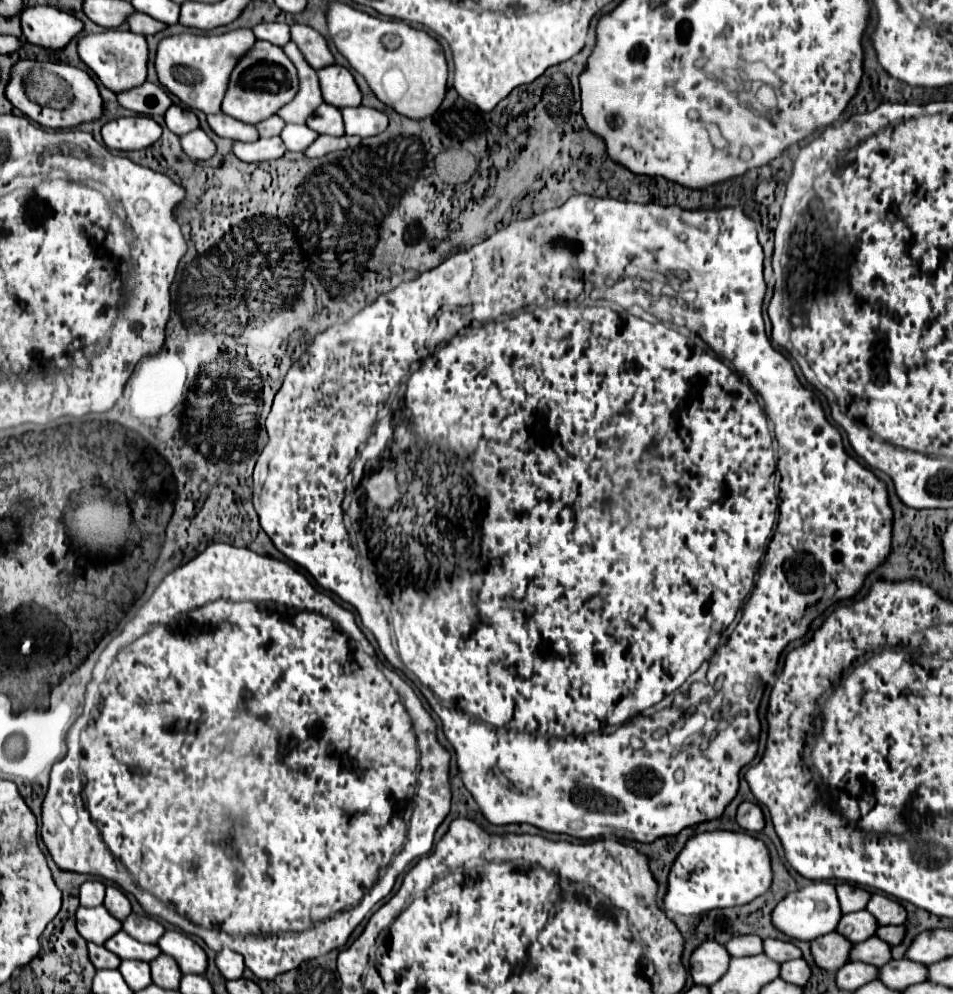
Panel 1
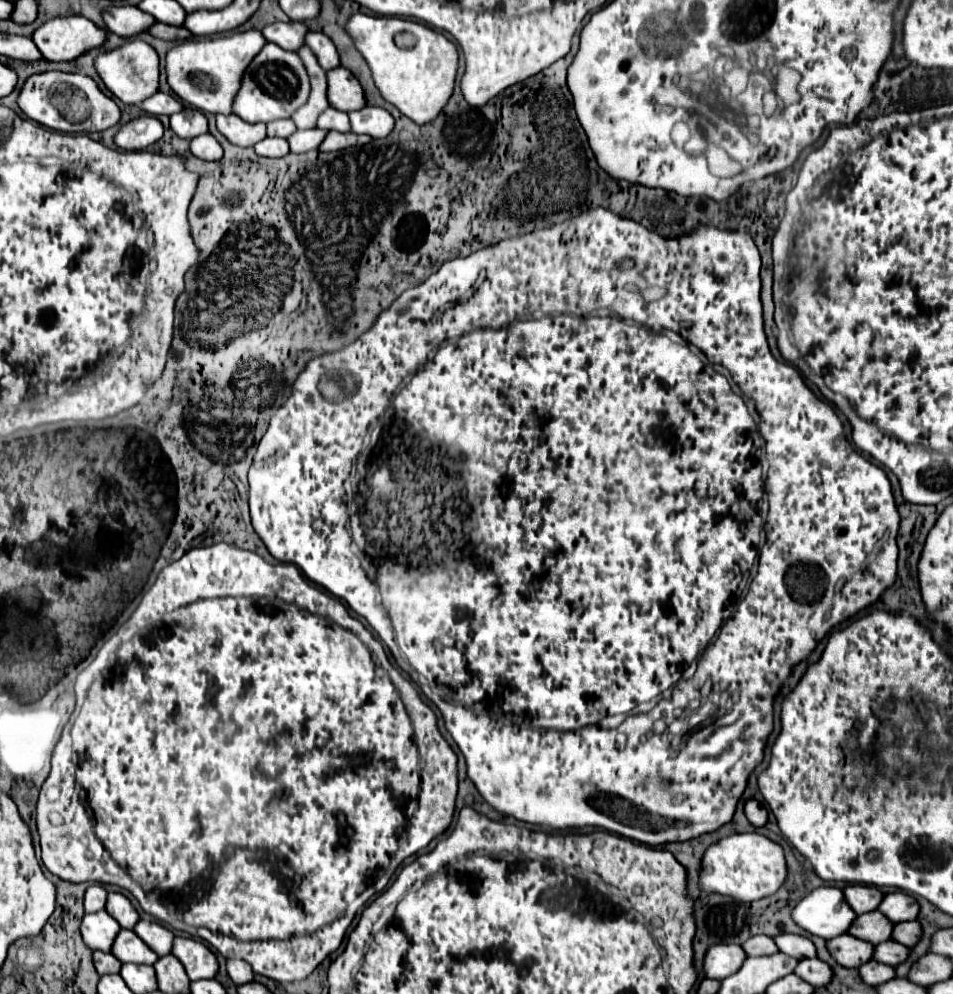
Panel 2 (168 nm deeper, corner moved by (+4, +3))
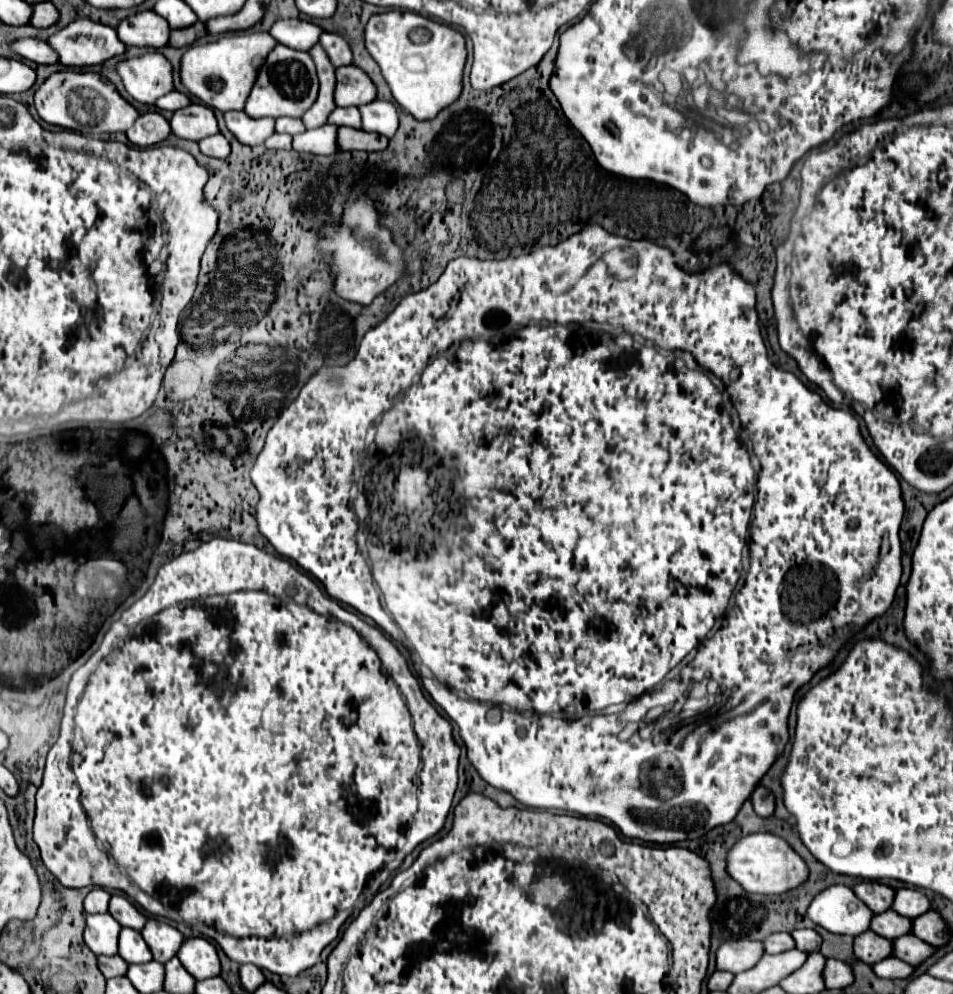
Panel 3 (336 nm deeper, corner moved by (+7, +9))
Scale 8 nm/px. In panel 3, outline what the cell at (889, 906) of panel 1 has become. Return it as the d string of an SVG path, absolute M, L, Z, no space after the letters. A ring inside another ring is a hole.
M899 889L895 895L893 911L897 911L899 915L915 919L915 917L927 913L929 909L931 909L931 901L919 889Z

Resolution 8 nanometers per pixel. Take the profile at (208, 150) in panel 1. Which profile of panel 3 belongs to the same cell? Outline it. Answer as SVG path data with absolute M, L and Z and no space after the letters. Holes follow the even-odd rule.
M221 133L199 141L199 147L201 147L201 153L203 153L203 155L207 155L207 157L217 157L217 159L225 159L225 157L231 153L229 141L227 141Z

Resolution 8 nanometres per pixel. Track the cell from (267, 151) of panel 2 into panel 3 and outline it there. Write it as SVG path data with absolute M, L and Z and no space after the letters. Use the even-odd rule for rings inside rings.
M273 133L267 141L265 141L265 147L267 149L291 149L291 135L285 135L285 133Z

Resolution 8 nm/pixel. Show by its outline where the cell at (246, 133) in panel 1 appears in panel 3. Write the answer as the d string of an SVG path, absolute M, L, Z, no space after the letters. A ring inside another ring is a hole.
M229 111L225 113L225 123L229 131L243 143L243 145L263 145L267 137L275 133L275 119L251 119L243 111Z

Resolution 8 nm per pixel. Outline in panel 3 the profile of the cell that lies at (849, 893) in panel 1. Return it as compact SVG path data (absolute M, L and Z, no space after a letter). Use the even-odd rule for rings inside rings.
M865 881L853 887L855 895L875 913L885 913L891 909L893 899L895 899L895 889L877 883L877 881Z

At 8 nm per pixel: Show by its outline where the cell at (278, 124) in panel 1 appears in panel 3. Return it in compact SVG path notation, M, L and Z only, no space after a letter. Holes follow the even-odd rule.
M281 117L281 119L277 119L275 131L279 131L279 133L289 133L289 135L297 135L297 133L305 131L305 125L303 125L303 121L301 121L301 119Z

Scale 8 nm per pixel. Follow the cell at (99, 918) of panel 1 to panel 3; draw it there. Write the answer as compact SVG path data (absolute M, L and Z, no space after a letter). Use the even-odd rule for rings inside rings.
M87 915L85 943L95 955L115 955L121 925L109 915Z

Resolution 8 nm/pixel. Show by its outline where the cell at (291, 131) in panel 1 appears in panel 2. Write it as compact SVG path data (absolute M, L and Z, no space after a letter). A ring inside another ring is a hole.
M298 129L288 137L290 151L292 153L306 153L310 149L318 149L318 145L322 143L324 137L326 137L326 131L322 131L322 129L306 129L306 131Z

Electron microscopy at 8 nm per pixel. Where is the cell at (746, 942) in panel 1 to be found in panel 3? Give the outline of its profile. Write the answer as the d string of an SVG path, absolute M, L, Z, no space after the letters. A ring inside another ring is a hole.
M789 933L769 935L763 943L765 943L767 953L783 953L783 951L795 949L795 941L791 941L791 935L789 935Z

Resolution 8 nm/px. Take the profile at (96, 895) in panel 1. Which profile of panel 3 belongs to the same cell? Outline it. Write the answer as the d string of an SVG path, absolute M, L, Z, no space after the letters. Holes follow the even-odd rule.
M93 889L85 897L85 911L87 913L107 913L109 899L111 899L111 895L105 889Z

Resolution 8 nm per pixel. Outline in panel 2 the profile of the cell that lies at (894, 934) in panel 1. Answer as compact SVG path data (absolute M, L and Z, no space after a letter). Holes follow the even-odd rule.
M918 921L896 923L892 929L892 939L906 945L906 947L914 947L916 941L920 939L920 923Z

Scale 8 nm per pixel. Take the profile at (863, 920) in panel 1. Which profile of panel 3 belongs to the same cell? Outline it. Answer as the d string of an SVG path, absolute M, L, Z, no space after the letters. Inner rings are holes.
M885 911L881 915L875 915L871 921L871 931L885 939L897 939L907 933L911 933L911 919L895 913L895 911Z

